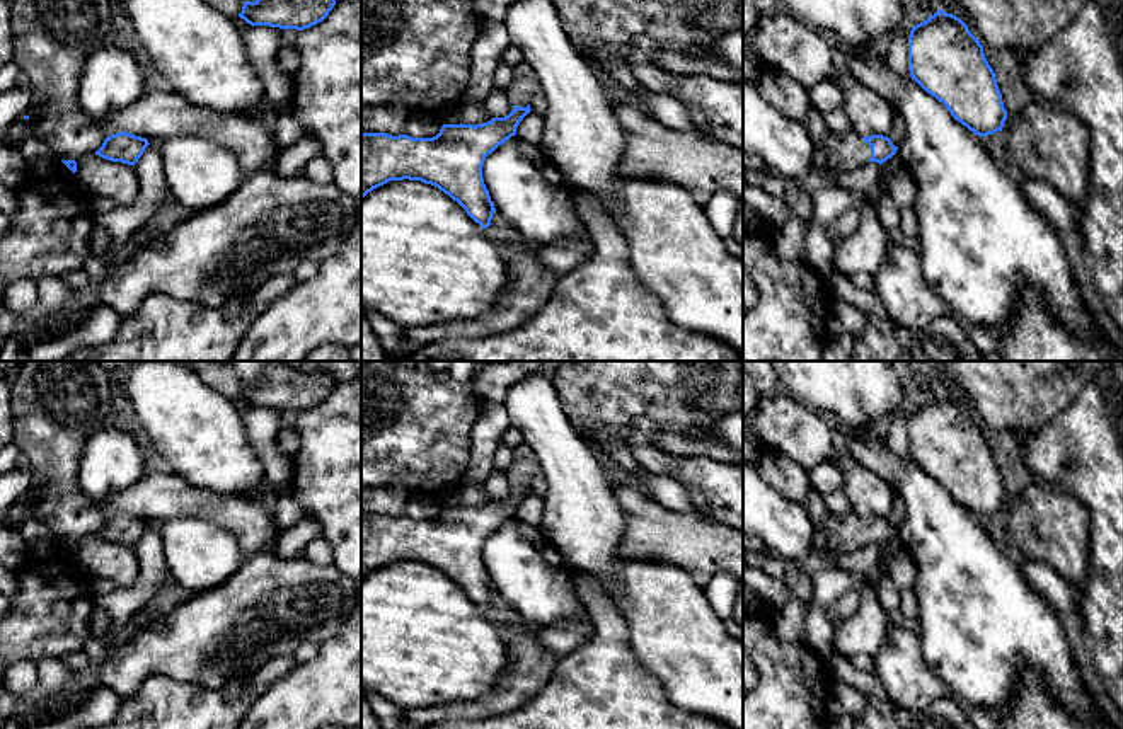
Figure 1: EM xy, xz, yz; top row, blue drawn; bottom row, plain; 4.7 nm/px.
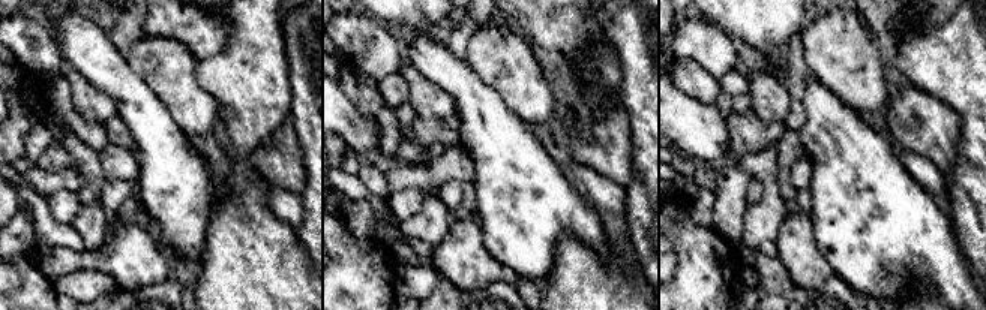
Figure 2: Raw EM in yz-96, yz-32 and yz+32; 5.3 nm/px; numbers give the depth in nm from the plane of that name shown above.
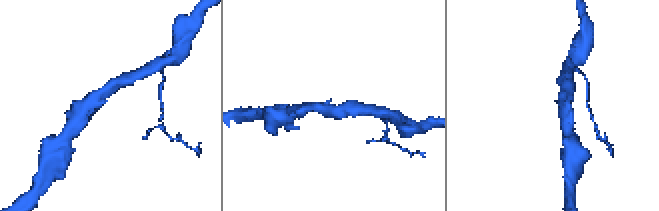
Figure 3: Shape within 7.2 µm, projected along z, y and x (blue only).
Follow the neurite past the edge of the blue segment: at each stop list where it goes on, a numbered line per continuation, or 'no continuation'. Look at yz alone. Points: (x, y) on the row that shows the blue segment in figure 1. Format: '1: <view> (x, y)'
1: yz (849, 149)

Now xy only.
no continuation

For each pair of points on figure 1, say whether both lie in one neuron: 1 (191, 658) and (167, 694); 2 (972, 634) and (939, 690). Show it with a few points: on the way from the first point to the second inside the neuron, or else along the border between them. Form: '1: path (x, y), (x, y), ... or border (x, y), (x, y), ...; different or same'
1: border (179, 680), (218, 688); different
2: border (921, 649), (924, 663), (950, 688); different

